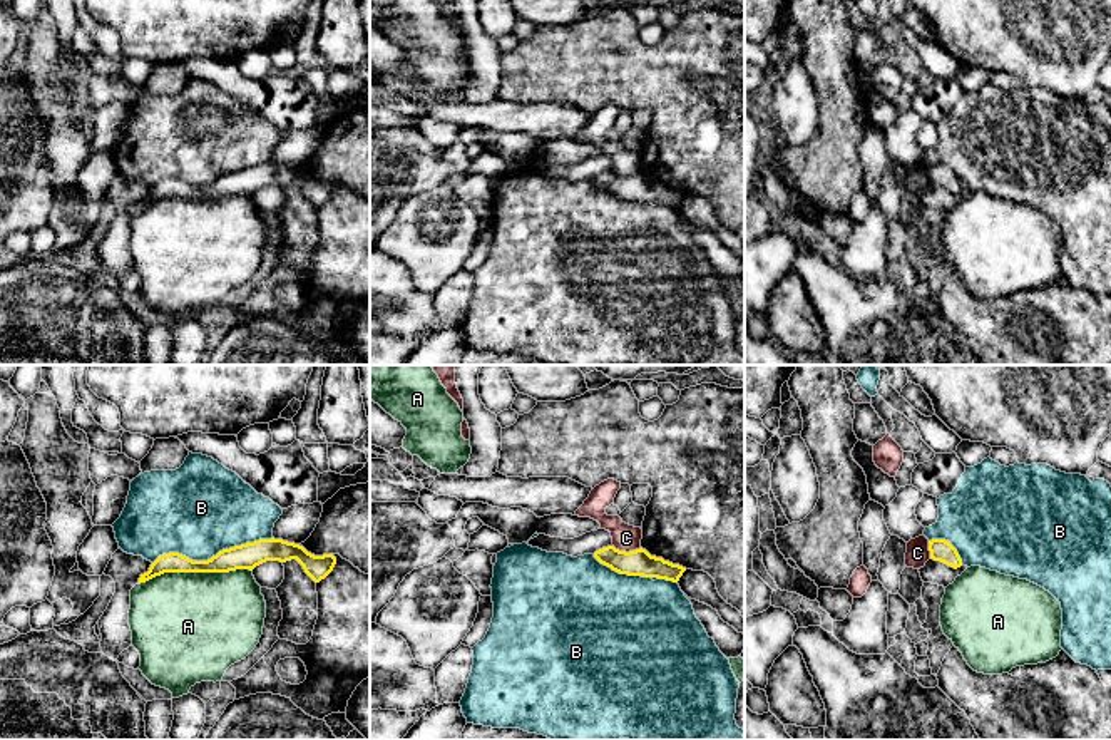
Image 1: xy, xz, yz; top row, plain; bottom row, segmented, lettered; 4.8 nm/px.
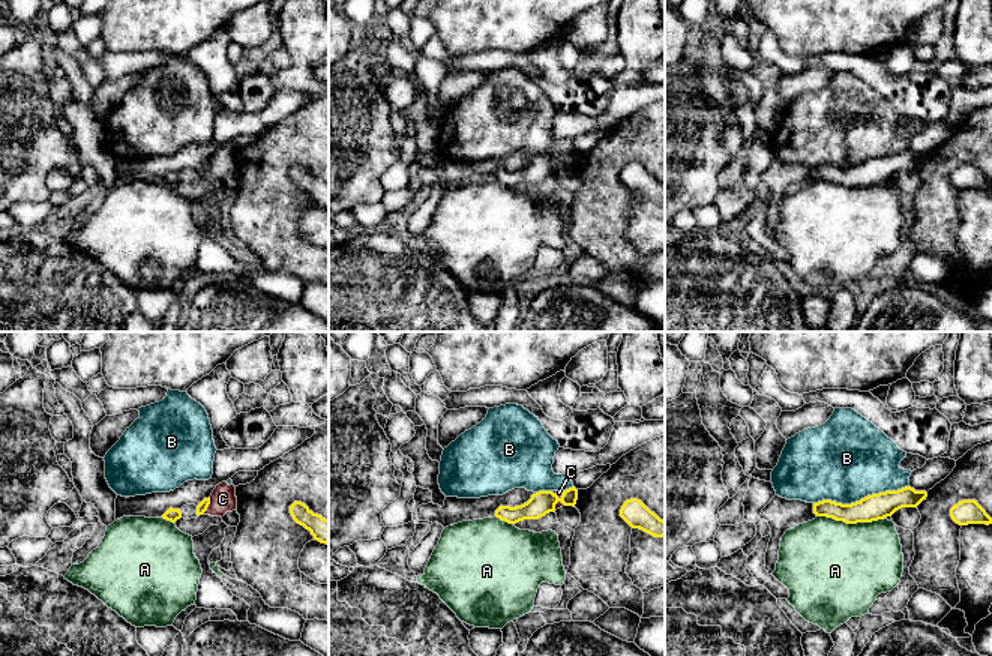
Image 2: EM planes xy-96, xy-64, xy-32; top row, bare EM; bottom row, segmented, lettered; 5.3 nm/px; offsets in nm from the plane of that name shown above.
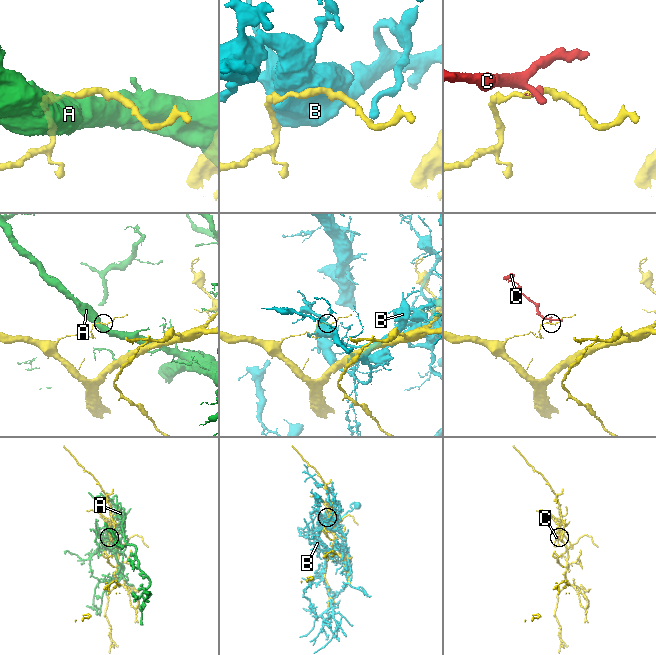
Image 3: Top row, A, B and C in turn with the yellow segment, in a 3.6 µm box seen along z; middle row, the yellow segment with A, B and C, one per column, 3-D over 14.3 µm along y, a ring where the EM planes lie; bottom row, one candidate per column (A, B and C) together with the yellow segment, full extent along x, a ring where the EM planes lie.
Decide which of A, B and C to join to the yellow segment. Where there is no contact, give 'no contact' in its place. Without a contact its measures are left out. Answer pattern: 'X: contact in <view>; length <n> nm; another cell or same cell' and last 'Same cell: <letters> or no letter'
A: contact in xy; length 550 nm; another cell
B: contact in xy; length 600 nm; another cell
C: contact in xz; length 140 nm; another cell
Same cell: no letter

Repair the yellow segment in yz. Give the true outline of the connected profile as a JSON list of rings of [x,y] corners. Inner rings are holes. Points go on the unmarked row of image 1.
[[[945,164],[929,166],[930,184],[940,186],[954,194],[962,191],[957,174]]]

